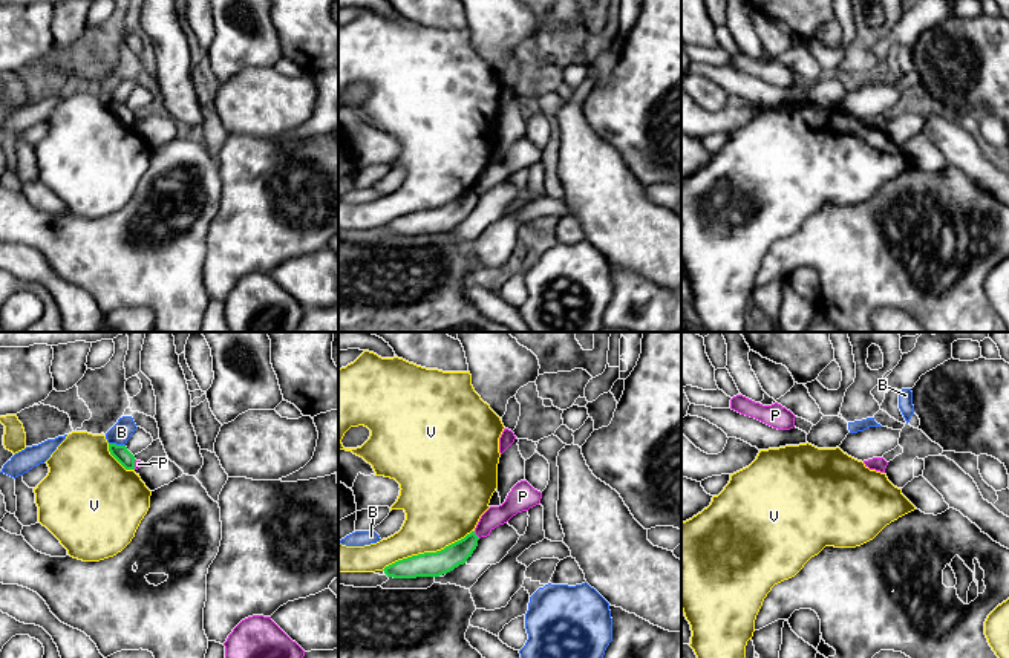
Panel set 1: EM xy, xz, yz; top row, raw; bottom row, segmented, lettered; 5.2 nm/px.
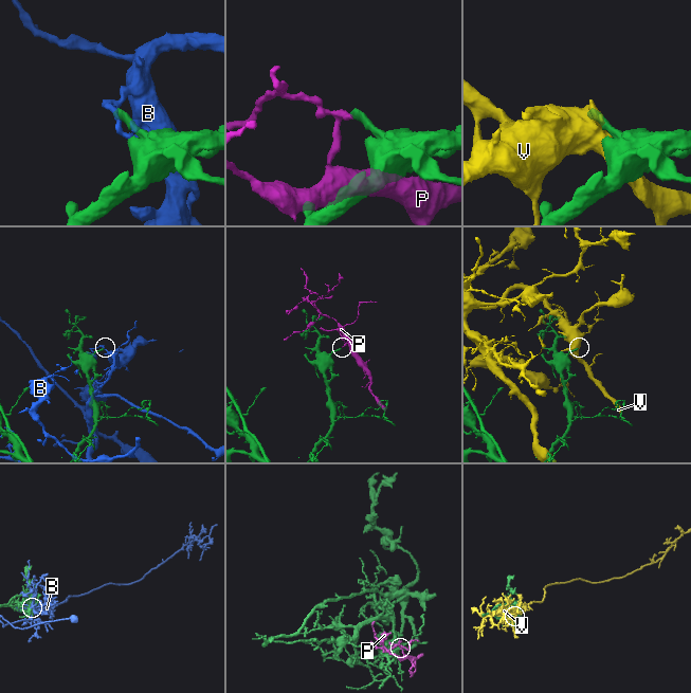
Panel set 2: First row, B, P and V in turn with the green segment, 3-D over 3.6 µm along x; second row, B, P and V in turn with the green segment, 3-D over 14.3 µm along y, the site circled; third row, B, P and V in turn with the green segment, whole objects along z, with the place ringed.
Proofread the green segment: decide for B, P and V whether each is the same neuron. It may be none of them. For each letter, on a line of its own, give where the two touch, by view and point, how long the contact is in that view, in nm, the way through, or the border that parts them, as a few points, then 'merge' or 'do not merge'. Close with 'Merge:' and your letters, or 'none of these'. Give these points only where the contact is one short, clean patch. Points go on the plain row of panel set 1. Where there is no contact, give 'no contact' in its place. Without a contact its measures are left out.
B: xy (115, 101) | 90 nm | do not merge
P: xz (475, 192) | 50 nm | along xz (473, 188), (480, 195) | do not merge
V: xz (427, 210) | 550 nm | do not merge
Merge: none of these

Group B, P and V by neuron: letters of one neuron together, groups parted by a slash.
B / P / V

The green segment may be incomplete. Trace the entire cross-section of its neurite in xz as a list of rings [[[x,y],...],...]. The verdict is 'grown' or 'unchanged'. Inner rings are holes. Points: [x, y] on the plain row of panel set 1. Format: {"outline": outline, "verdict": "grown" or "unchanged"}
{"outline": [[[472,188],[464,196],[436,210],[424,210],[398,217],[383,228],[393,236],[439,234],[464,222],[478,204],[479,194]]], "verdict": "unchanged"}

